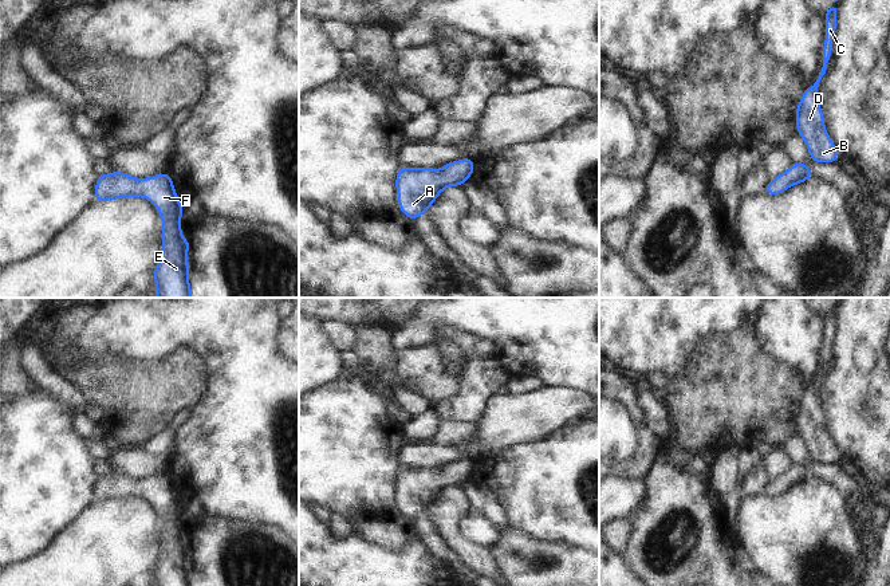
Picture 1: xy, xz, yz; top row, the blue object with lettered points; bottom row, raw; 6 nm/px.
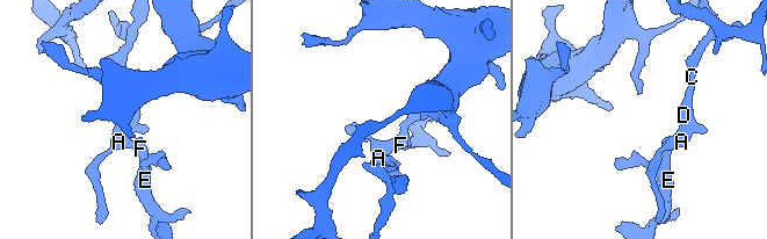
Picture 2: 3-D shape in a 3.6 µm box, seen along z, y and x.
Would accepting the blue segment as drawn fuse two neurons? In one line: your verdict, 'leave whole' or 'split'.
leave whole

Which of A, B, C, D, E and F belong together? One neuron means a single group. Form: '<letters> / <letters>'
A B C D E F

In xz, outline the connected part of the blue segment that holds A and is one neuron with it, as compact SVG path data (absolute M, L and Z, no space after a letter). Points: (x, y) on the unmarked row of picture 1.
M472 457L442 465L442 471L430 468L399 468L395 488L401 511L414 522L434 503L446 488L462 485L473 475Z

